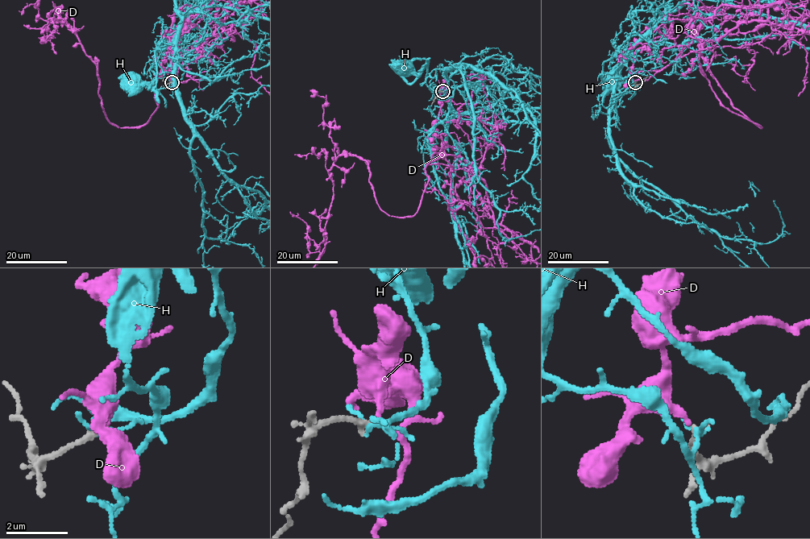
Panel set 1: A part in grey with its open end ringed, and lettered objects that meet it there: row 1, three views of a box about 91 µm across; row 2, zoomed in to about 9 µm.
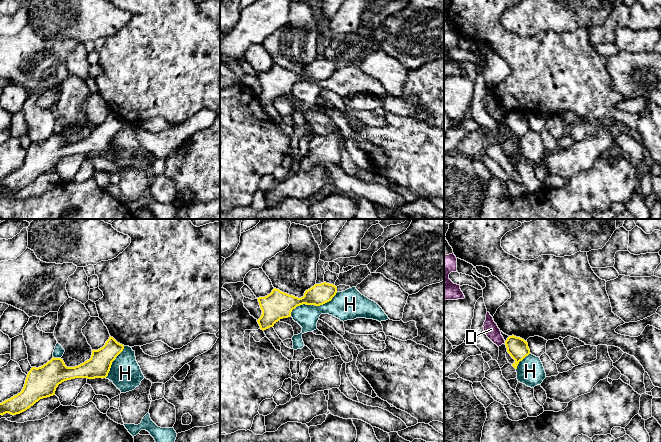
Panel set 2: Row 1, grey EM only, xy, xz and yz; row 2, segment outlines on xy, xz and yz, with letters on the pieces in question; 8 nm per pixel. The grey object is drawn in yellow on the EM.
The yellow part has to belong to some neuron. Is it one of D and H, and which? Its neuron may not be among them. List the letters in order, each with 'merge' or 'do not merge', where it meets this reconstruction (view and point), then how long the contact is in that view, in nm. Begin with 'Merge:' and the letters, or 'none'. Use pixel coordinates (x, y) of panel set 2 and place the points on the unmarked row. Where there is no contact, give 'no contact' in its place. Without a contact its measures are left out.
Merge: none
D: do not merge; no contact
H: do not merge; contact xz (312, 80); length 420 nm

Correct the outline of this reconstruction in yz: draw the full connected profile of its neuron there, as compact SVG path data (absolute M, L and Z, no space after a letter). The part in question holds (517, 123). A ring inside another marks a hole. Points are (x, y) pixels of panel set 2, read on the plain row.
M514 111L507 114L505 121L507 128L515 136L515 138L513 140L510 140L509 138L505 140L501 144L502 151L506 156L515 155L517 154L517 142L520 137L530 130L530 125L527 117Z

